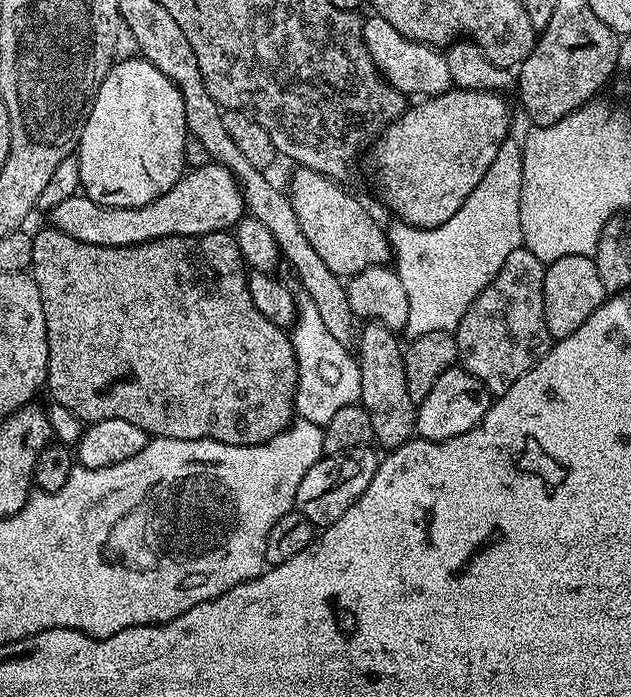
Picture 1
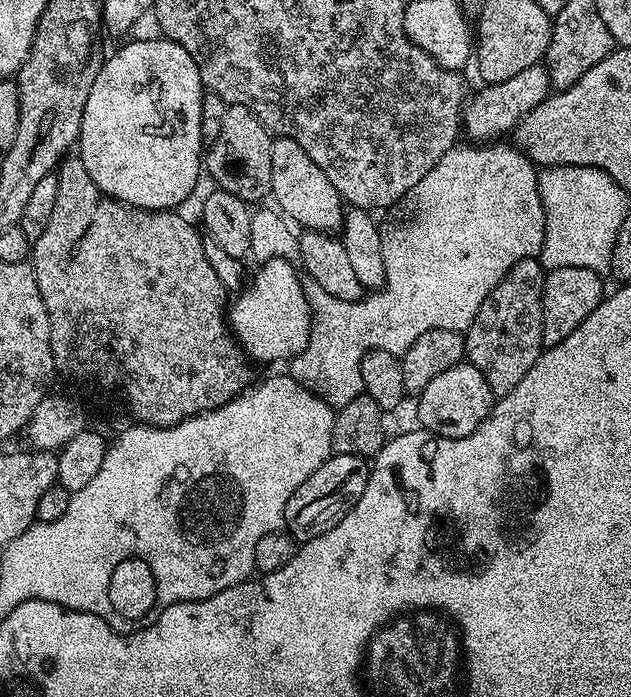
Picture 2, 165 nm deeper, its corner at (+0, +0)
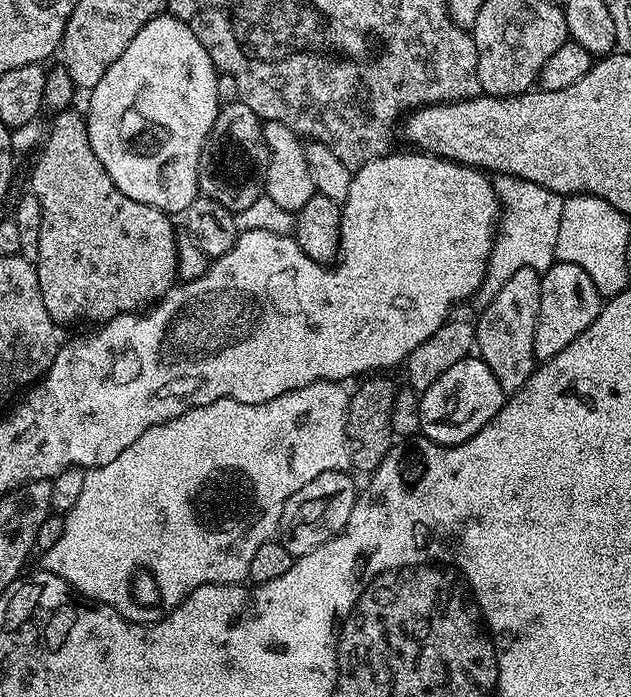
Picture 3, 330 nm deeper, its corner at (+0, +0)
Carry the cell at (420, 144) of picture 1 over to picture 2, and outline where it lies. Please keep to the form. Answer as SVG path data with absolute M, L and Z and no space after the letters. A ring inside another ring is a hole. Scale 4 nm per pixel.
M543 63L522 70L522 74L514 74L514 78L506 78L506 82L484 84L481 92L473 91L464 105L462 132L472 142L496 142L507 134L515 133L516 127L550 95L548 69Z

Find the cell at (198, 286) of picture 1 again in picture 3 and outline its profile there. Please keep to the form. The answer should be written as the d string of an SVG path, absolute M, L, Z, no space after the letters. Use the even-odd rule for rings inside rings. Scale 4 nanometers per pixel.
M60 110L55 113L52 125L48 128L48 137L32 164L32 184L30 191L38 198L42 206L42 239L38 242L38 258L34 262L38 274L38 286L42 290L42 302L46 302L46 310L50 318L57 325L76 324L80 316L84 320L97 320L103 322L112 320L115 316L121 316L123 312L139 312L157 303L177 283L176 274L176 234L177 229L172 228L173 217L169 213L158 210L154 206L146 206L146 202L134 202L134 198L126 198L118 186L114 186L114 178L106 174L106 166L98 162L98 154L90 146L88 137L88 121L83 115L80 116L73 110Z

